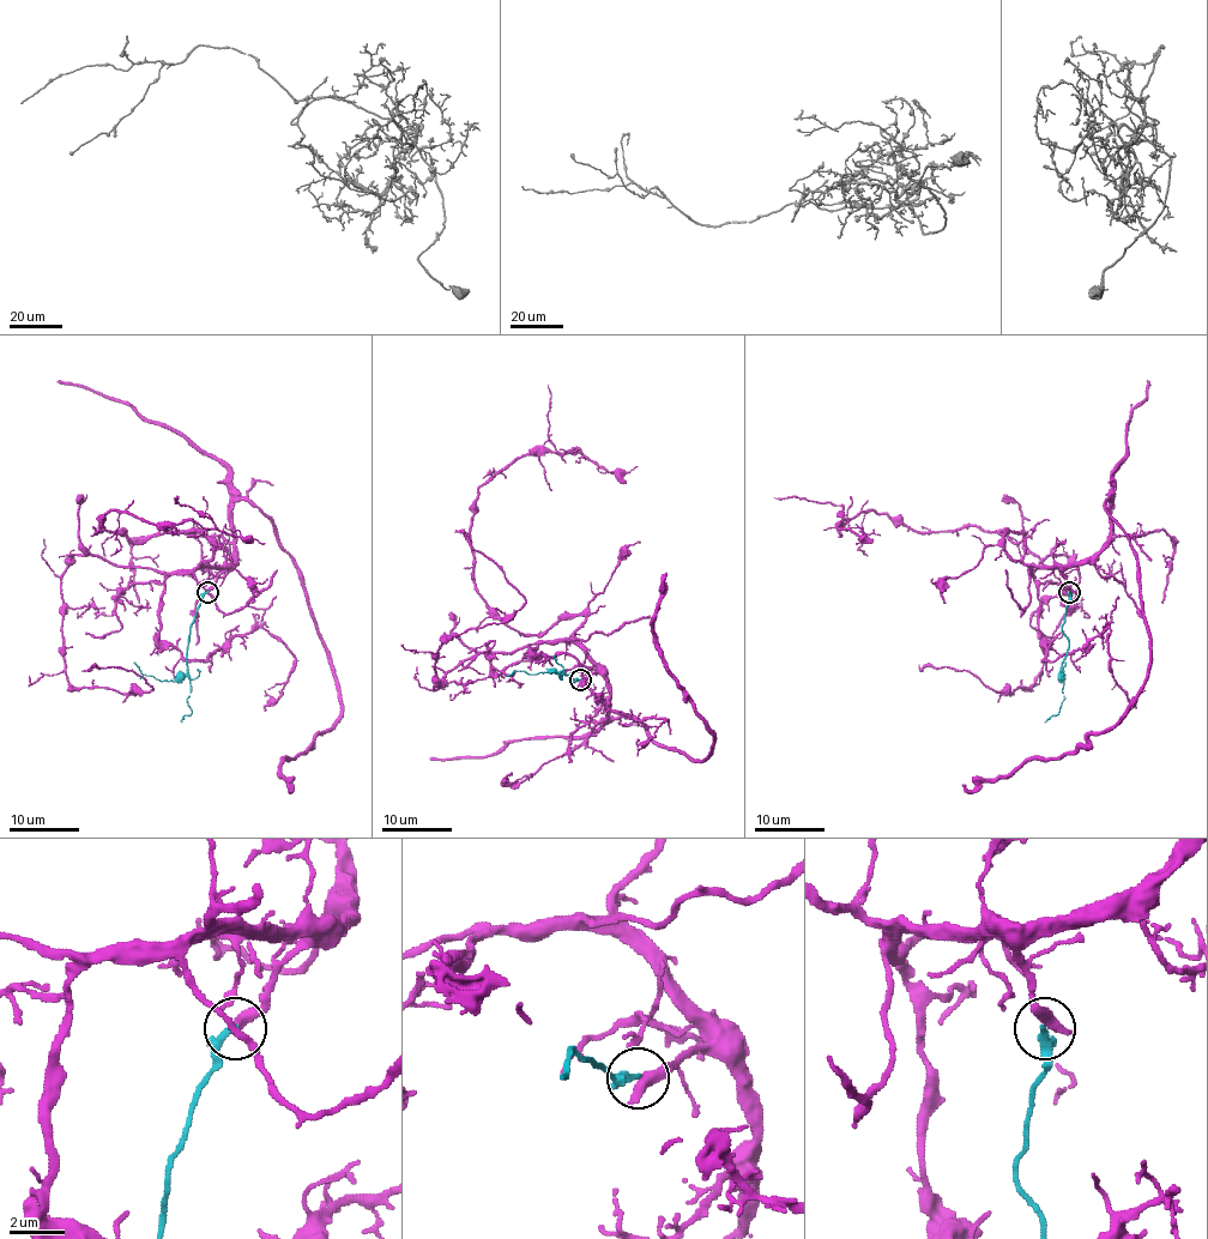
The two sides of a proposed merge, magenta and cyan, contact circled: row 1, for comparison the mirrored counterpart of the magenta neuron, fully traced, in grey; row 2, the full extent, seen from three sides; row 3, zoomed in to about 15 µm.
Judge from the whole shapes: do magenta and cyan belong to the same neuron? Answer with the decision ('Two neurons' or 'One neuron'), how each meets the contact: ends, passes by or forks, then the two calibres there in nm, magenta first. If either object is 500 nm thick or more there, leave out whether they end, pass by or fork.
Two neurons. Thickness 500 nm (magenta) against 280 nm

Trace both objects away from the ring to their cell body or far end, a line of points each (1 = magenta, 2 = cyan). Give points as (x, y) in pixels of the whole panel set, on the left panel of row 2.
1: (207, 591), (236, 561), (233, 505), (249, 500), (293, 560), (338, 691), (339, 718), (282, 763), (294, 785)
2: (207, 591), (189, 628), (185, 674), (159, 681), (143, 674), (133, 662)

